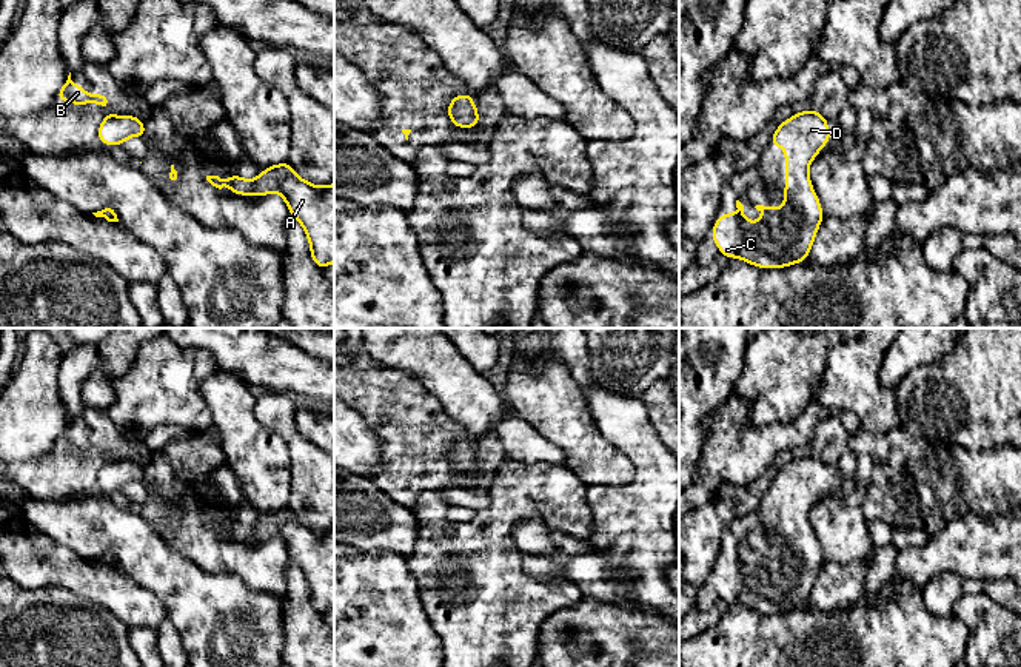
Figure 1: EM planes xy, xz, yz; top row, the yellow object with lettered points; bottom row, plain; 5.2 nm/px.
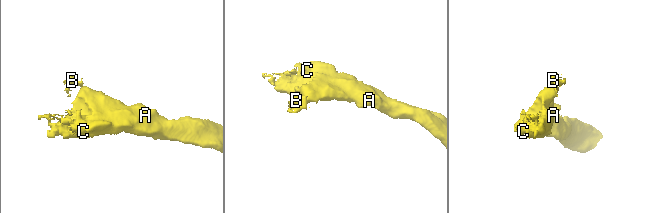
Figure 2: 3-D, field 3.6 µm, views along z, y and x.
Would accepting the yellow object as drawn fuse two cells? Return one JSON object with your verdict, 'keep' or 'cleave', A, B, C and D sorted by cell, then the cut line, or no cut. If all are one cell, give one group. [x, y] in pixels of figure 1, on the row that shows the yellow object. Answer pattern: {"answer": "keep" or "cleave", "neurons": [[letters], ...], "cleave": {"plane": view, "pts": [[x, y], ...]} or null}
{"answer": "cleave", "neurons": [["A", "C", "D"], ["B"]], "cleave": {"plane": "yz", "pts": [[812, 111], [818, 114]]}}

